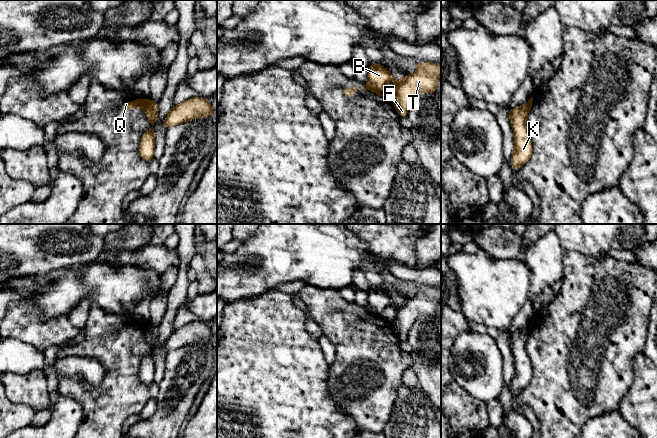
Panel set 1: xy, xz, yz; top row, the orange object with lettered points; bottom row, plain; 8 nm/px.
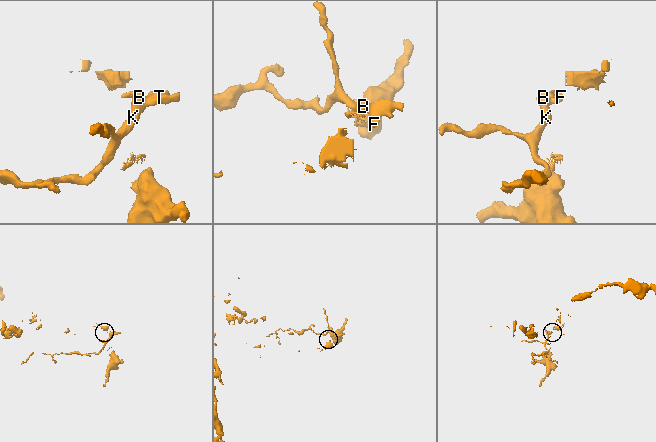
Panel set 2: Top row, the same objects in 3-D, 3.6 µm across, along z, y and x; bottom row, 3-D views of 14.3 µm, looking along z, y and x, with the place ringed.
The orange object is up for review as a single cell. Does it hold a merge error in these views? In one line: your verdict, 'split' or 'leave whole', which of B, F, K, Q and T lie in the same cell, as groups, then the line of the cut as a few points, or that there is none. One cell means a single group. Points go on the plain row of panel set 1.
split | B F K T / Q | xy (147, 324), (143, 333)

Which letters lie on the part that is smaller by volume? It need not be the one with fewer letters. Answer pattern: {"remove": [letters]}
{"remove": ["B", "F", "K", "T"]}

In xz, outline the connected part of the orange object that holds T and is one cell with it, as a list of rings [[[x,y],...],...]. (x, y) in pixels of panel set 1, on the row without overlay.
[[[417,286],[417,293],[400,304],[396,304],[390,295],[379,287],[372,287],[368,293],[366,310],[372,315],[380,315],[391,305],[396,308],[392,325],[400,342],[407,341],[409,330],[415,320],[422,316],[434,318],[437,308],[441,305],[441,289],[428,286]]]

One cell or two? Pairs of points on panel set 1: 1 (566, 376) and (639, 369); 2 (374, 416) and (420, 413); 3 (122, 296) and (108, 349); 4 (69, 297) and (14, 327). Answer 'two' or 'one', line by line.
1: two
2: two
3: two
4: two

